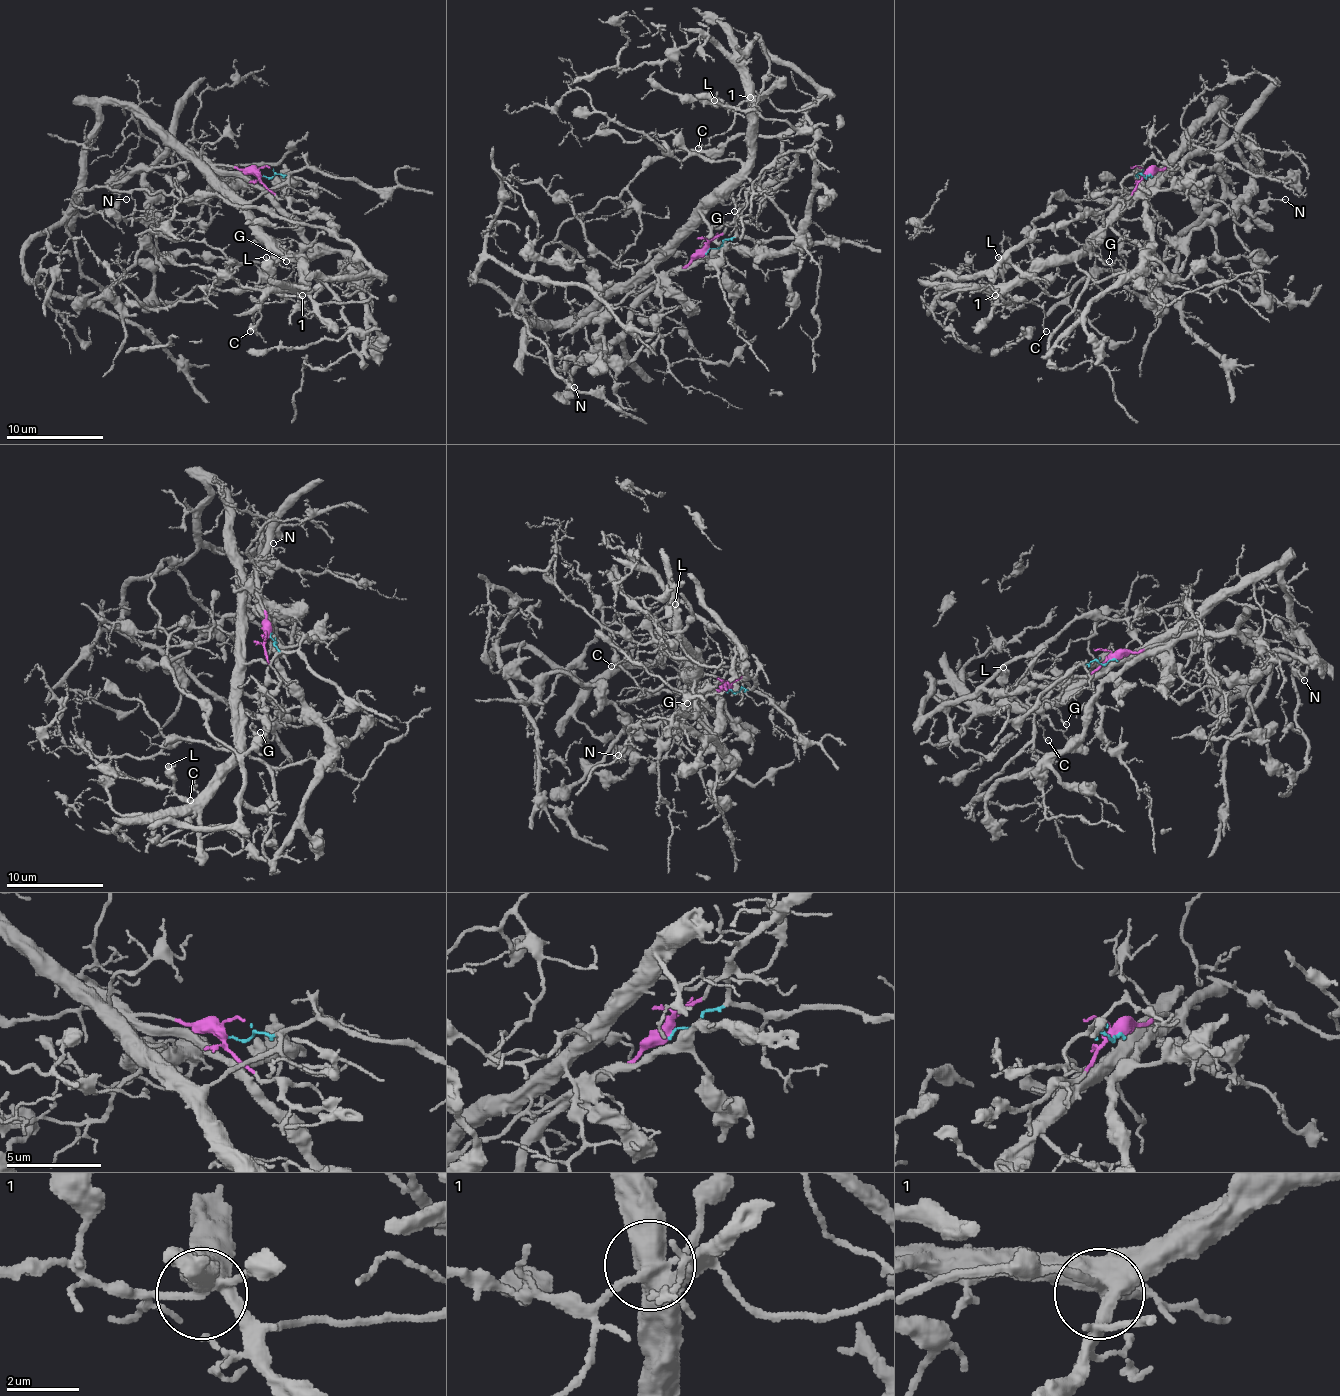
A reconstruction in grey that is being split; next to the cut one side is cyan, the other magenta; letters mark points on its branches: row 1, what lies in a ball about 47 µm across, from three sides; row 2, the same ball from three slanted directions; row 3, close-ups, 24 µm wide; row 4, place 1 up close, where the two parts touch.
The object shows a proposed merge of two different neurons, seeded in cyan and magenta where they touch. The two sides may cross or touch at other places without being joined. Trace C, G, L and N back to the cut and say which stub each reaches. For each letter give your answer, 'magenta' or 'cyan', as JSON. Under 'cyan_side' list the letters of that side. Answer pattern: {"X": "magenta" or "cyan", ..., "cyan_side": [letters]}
{"C": "magenta", "G": "magenta", "L": "magenta", "N": "cyan", "cyan_side": ["N"]}

